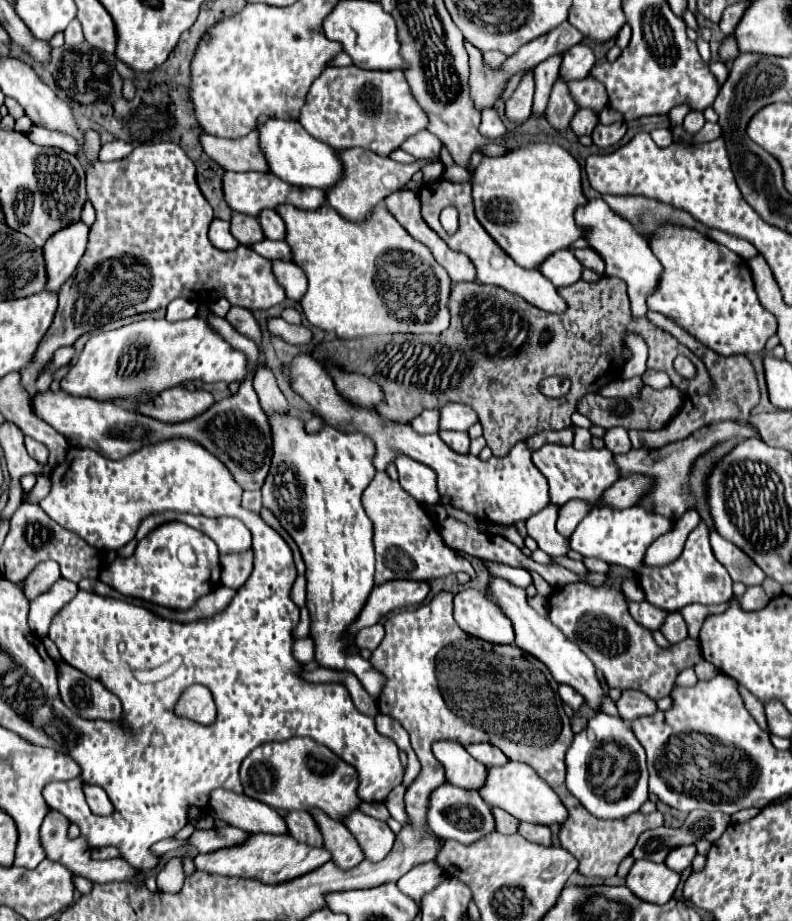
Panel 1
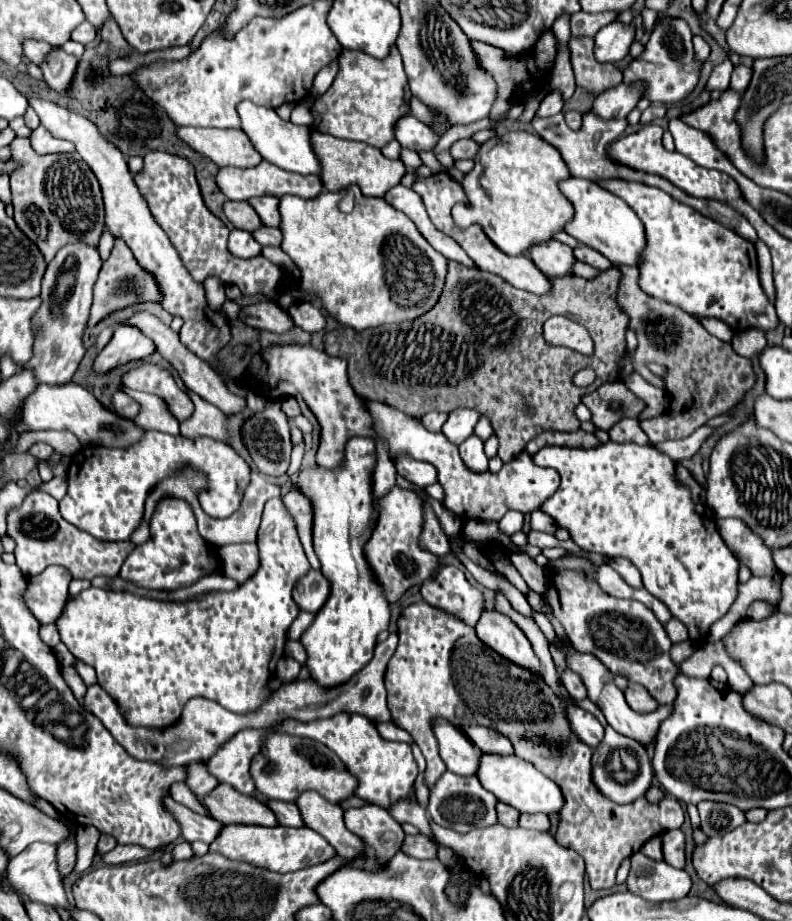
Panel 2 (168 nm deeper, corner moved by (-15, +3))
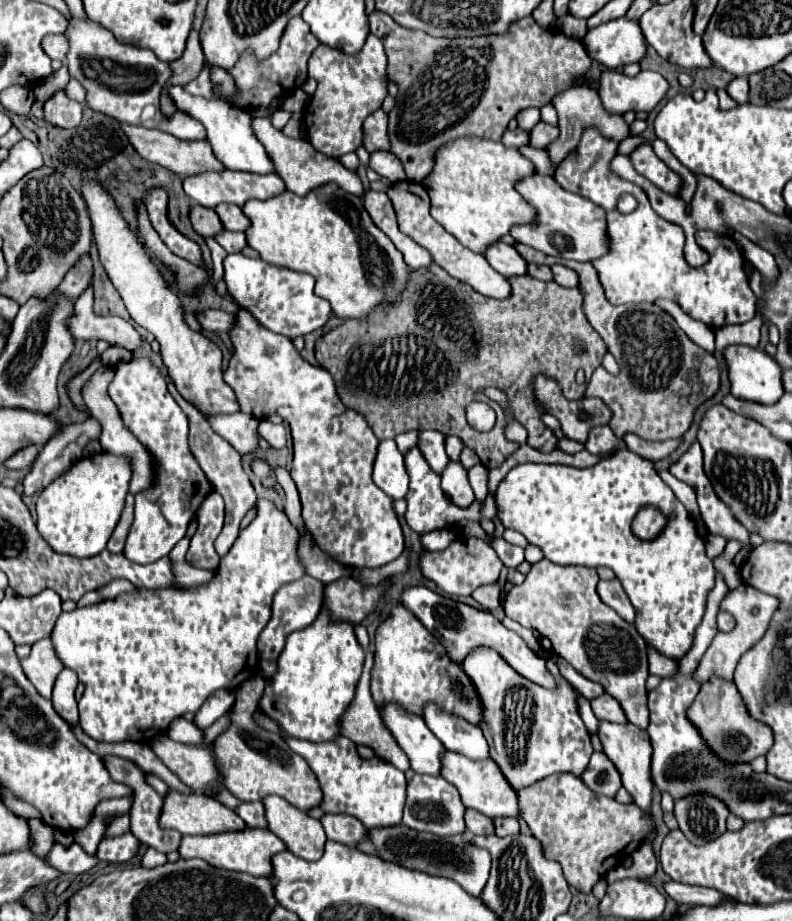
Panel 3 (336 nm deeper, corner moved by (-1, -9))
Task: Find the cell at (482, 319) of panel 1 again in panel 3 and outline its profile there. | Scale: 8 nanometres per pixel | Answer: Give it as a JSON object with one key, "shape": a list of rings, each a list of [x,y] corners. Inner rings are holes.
{"shape":[[[437,264],[413,270],[409,292],[405,292],[405,300],[401,300],[401,304],[395,304],[387,314],[375,312],[367,320],[349,320],[321,336],[315,344],[317,362],[321,368],[331,372],[343,404],[365,416],[379,440],[395,438],[401,432],[417,428],[439,430],[443,434],[459,436],[465,446],[477,452],[483,466],[489,470],[497,468],[519,448],[519,444],[505,440],[505,414],[483,394],[483,388],[495,386],[507,392],[513,416],[527,428],[527,444],[541,452],[553,452],[559,440],[541,420],[547,410],[535,398],[533,378],[539,374],[553,378],[561,386],[565,398],[581,400],[585,396],[587,384],[579,388],[575,382],[575,372],[583,368],[589,382],[593,370],[601,366],[603,356],[607,354],[607,346],[599,332],[589,324],[583,312],[583,294],[577,286],[565,288],[555,282],[535,280],[531,276],[517,276],[511,282],[513,296],[509,300],[495,300],[475,292],[469,284],[455,280]],[[473,400],[483,400],[497,412],[497,422],[489,432],[479,432],[467,424],[465,406]]]}

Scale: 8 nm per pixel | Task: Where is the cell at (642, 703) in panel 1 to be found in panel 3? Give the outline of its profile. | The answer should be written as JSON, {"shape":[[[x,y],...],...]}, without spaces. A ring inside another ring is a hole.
{"shape":[[[603,694],[595,700],[591,700],[591,708],[593,708],[593,714],[599,720],[609,720],[609,722],[617,722],[617,724],[627,724],[629,722],[621,704],[609,694]]]}

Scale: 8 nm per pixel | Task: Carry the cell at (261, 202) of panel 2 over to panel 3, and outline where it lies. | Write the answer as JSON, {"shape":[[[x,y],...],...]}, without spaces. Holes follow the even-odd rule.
{"shape":[[[219,204],[215,208],[215,212],[219,214],[225,230],[231,230],[231,232],[245,232],[249,226],[251,226],[251,220],[241,212],[239,206],[233,206],[233,204]]]}

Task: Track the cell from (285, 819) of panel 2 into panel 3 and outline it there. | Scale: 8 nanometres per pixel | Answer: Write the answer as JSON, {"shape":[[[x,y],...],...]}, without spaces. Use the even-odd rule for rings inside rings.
{"shape":[[[243,802],[241,808],[235,810],[249,828],[267,828],[265,808],[261,802]]]}

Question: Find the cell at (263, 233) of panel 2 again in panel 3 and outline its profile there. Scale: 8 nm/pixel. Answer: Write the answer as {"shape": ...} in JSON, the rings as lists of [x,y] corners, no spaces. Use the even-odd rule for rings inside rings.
{"shape":[[[221,232],[215,236],[215,240],[227,250],[227,252],[241,252],[247,246],[247,236],[243,232]]]}

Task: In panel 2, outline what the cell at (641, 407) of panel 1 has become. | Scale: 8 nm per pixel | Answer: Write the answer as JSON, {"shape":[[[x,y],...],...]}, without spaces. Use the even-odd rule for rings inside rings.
{"shape":[[[607,382],[581,400],[591,410],[591,422],[599,430],[609,430],[623,418],[639,418],[645,402],[639,400],[623,382]]]}

